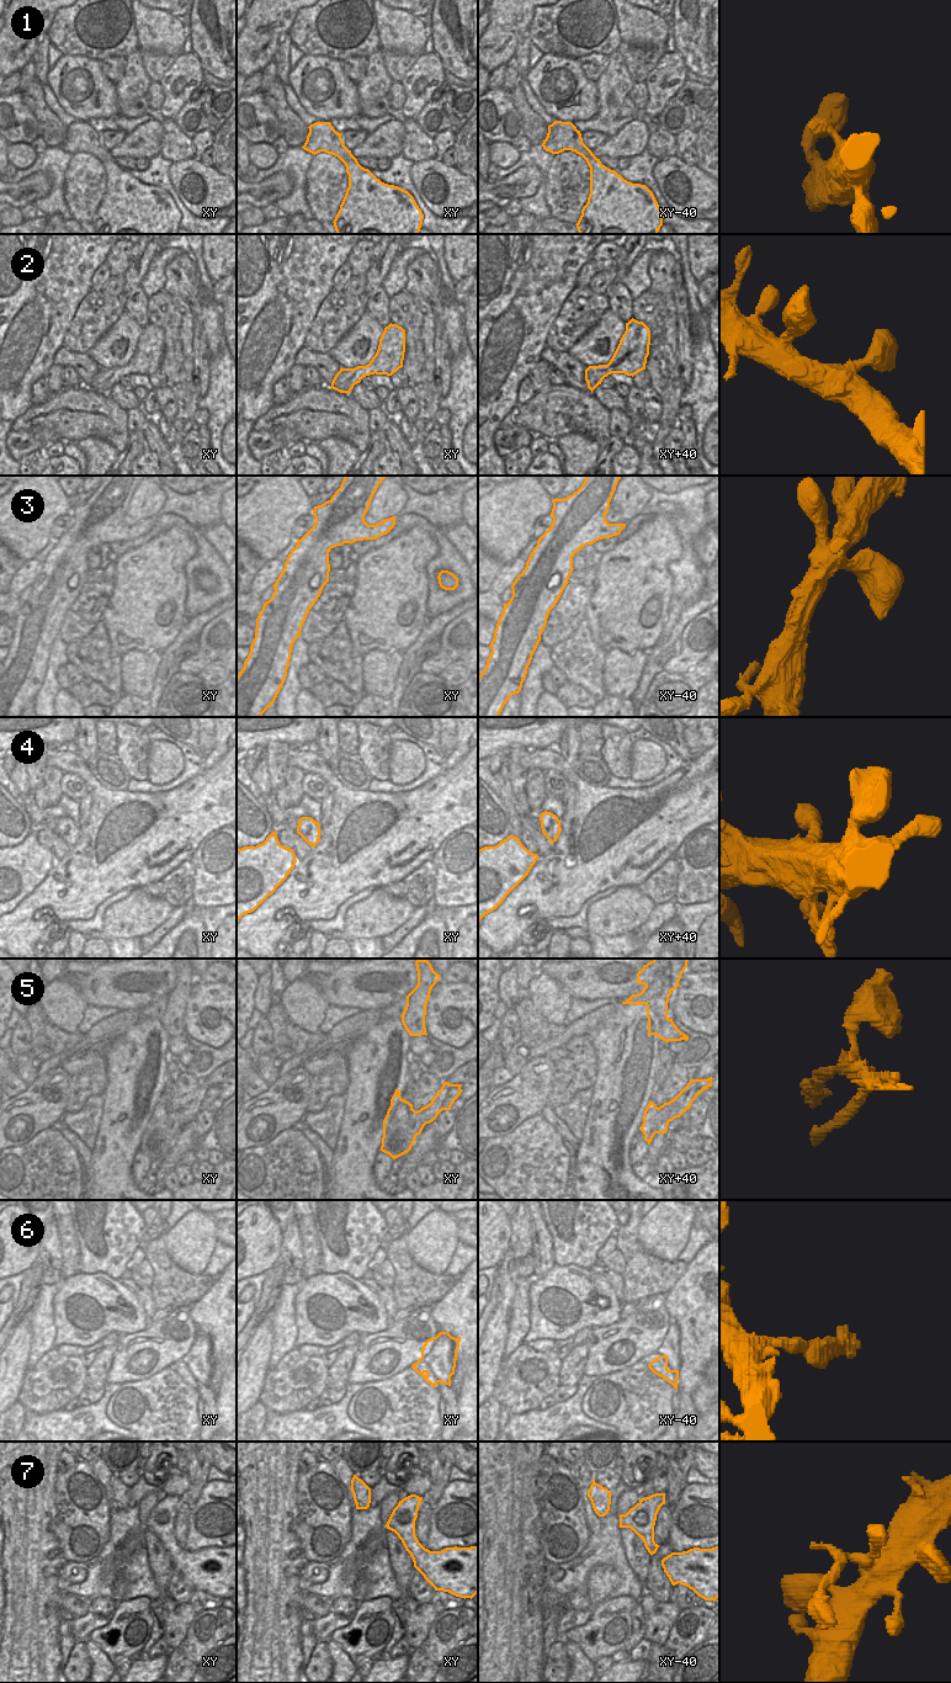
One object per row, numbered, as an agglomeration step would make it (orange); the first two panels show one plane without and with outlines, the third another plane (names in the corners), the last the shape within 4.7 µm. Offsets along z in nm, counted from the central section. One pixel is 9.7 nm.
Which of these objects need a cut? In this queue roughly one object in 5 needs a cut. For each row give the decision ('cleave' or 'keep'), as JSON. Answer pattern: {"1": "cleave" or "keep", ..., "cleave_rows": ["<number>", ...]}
{"1": "keep", "2": "keep", "3": "keep", "4": "keep", "5": "cleave", "6": "keep", "7": "keep", "cleave_rows": ["5"]}

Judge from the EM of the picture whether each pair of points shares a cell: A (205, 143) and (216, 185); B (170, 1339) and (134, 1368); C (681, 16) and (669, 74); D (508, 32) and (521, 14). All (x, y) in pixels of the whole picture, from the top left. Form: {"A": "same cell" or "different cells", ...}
{"A": "different cells", "B": "same cell", "C": "different cells", "D": "same cell"}

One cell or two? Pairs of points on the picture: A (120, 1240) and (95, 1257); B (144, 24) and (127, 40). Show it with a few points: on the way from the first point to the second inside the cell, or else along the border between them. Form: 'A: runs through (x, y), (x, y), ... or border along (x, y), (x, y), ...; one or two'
A: runs through (113, 1246), (101, 1257); one
B: border along (132, 12), (138, 47); two

